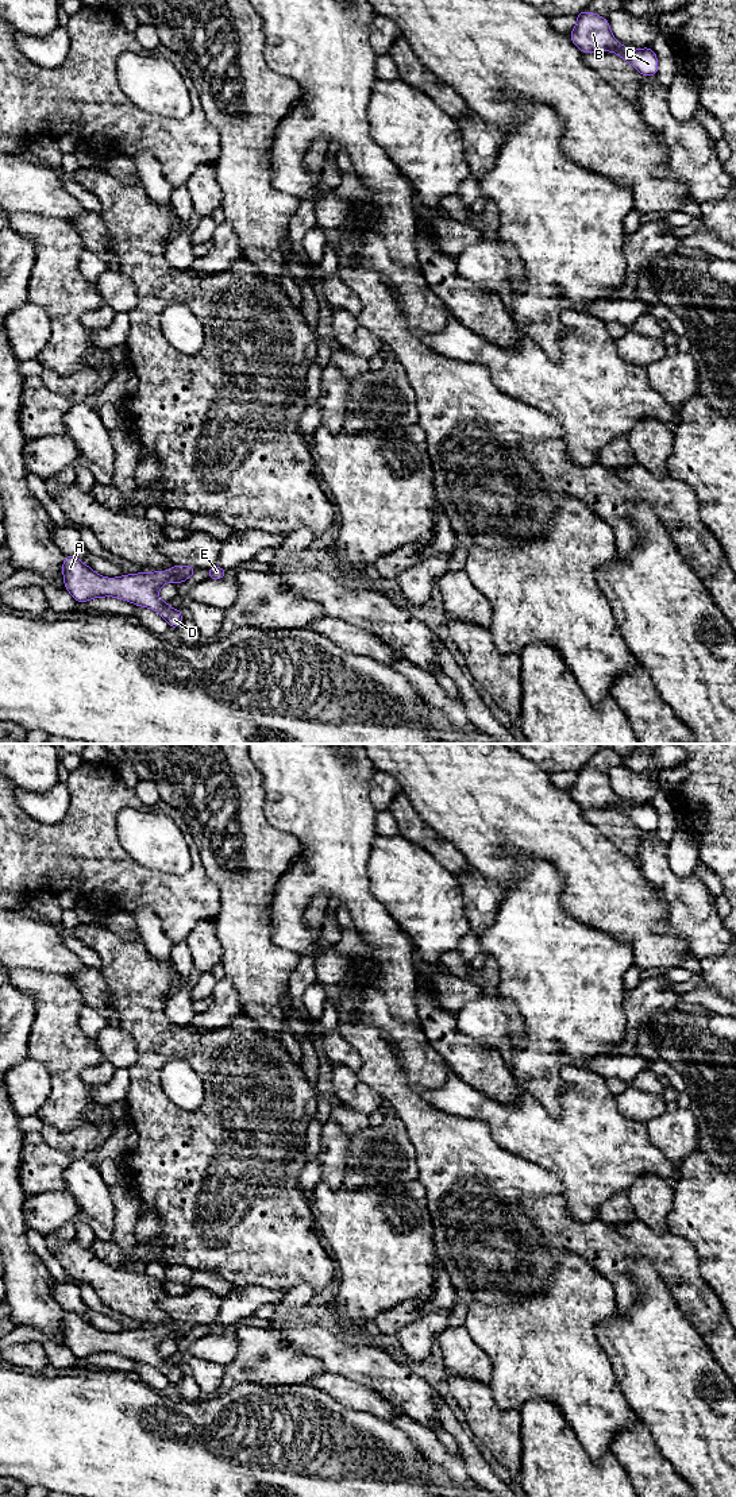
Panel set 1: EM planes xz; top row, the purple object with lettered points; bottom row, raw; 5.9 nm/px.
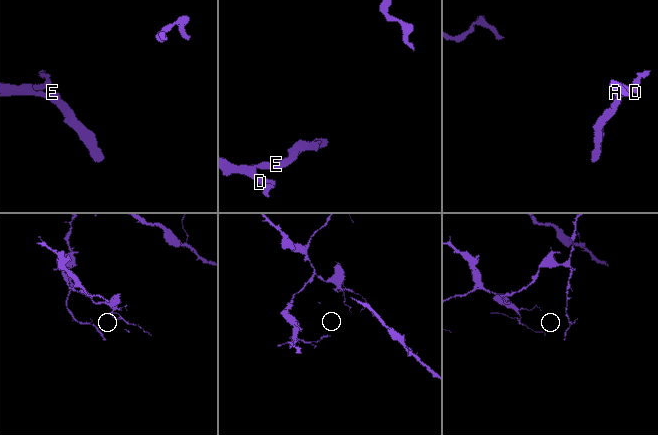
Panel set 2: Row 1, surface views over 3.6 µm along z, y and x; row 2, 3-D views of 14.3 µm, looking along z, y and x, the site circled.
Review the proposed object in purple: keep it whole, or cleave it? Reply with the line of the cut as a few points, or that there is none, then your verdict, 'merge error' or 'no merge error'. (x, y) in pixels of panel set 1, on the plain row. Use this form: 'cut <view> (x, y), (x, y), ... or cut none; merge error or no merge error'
cut none; no merge error

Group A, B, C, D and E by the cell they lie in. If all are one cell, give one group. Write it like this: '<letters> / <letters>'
A B C D E

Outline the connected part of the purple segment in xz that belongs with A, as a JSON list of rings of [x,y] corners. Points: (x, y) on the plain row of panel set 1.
[[[68,1311],[62,1319],[65,1344],[77,1358],[92,1354],[115,1353],[136,1362],[154,1365],[170,1384],[178,1384],[182,1378],[180,1365],[172,1365],[157,1350],[167,1338],[178,1340],[190,1335],[197,1324],[189,1322],[172,1322],[169,1327],[154,1327],[105,1334],[85,1322],[78,1313]]]

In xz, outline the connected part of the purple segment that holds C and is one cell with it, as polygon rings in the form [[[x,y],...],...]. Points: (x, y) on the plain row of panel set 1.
[[[582,767],[570,795],[583,809],[613,807],[629,818],[641,832],[658,830],[658,813],[650,803],[629,806],[617,798],[610,787],[608,775]]]

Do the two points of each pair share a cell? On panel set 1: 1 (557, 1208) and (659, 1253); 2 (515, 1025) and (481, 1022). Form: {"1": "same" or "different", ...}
{"1": "same", "2": "same"}

